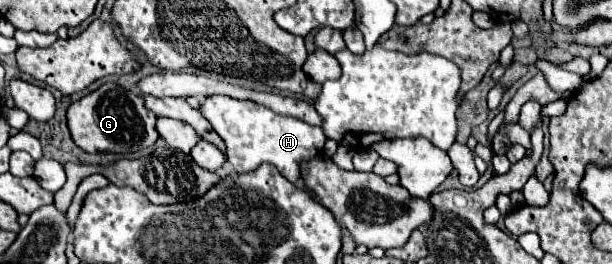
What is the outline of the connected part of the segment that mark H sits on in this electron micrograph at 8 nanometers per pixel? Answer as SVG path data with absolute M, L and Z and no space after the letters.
M214 95L202 99L202 115L228 147L228 163L238 171L254 171L262 163L272 163L292 183L300 179L300 161L314 159L324 149L326 137L320 127L308 125L294 117L284 117L254 101L238 101L232 97Z

